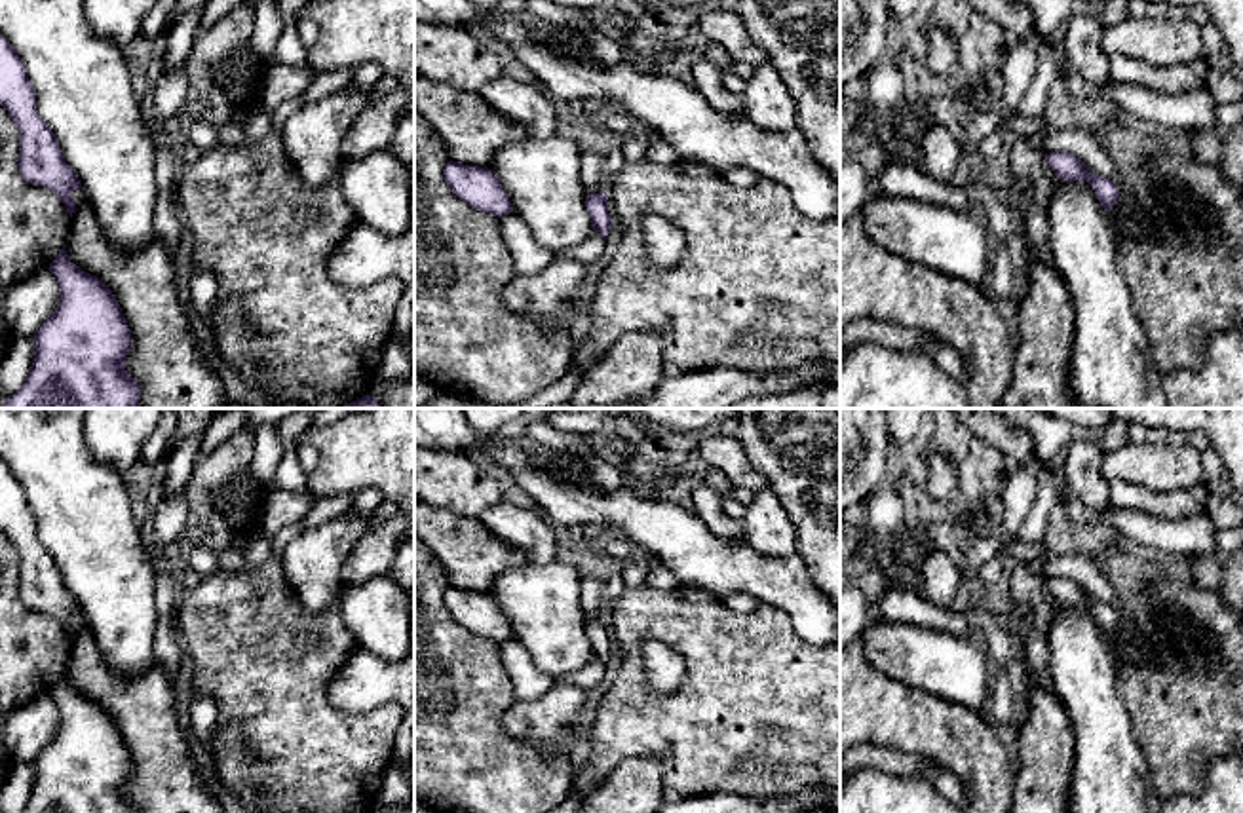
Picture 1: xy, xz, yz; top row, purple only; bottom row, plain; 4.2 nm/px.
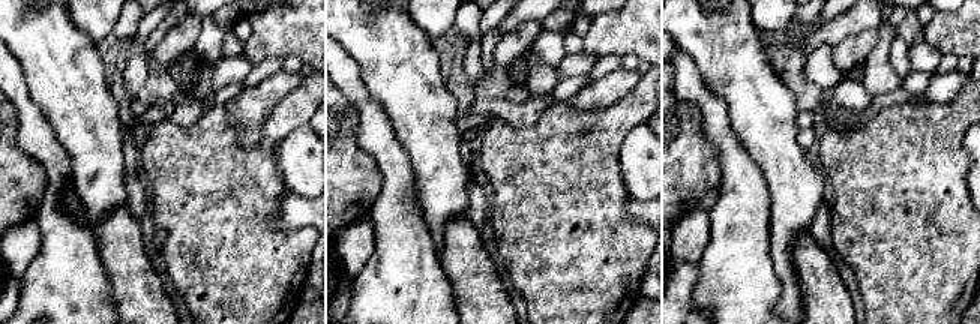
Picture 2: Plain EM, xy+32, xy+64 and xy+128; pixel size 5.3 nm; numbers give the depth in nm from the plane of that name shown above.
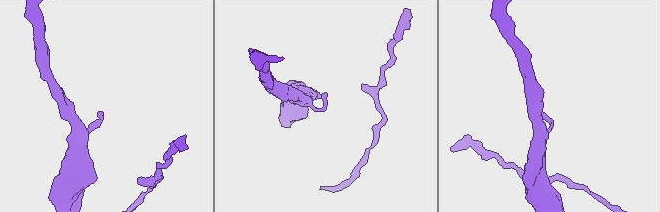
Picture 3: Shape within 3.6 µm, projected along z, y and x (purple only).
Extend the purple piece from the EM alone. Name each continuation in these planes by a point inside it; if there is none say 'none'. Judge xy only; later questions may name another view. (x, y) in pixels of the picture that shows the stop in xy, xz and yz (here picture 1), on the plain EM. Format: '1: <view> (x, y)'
none

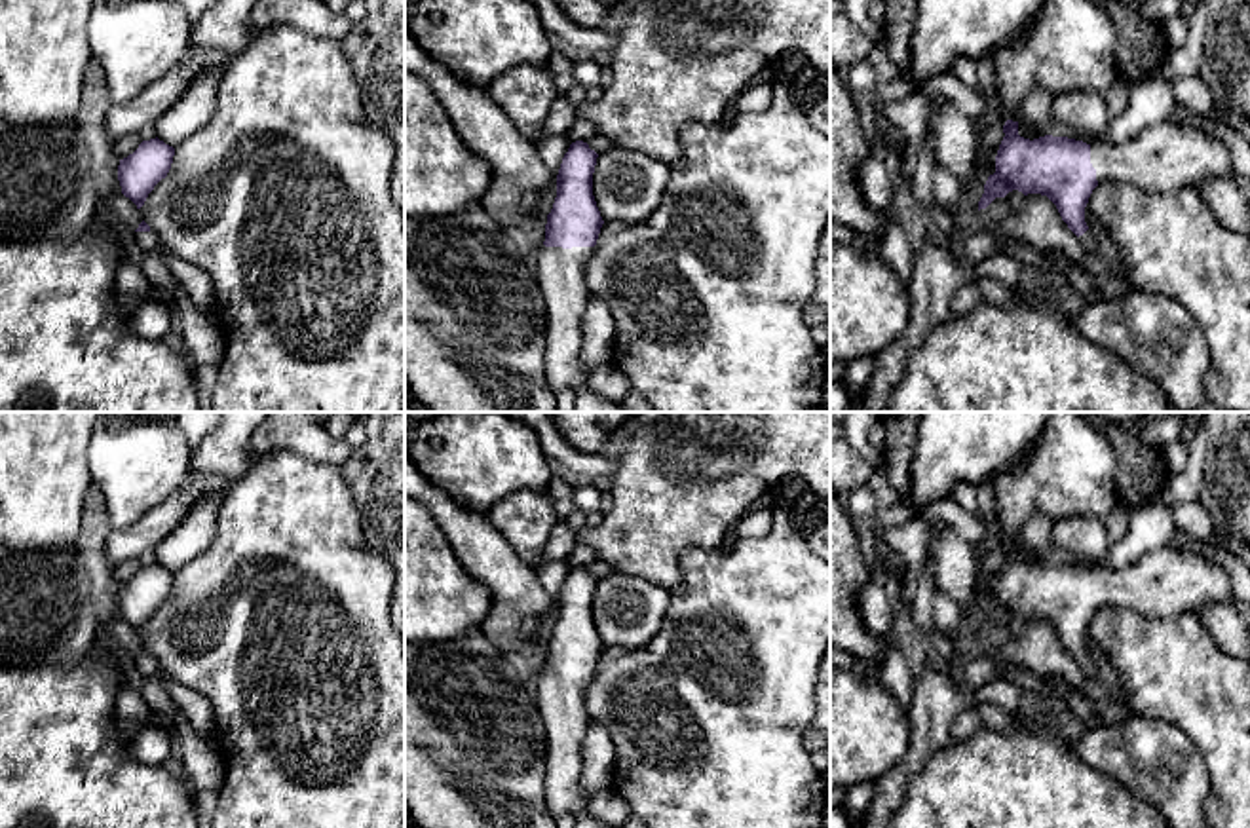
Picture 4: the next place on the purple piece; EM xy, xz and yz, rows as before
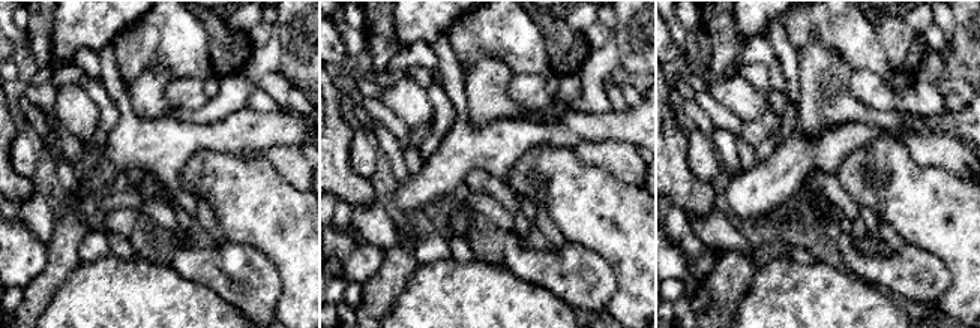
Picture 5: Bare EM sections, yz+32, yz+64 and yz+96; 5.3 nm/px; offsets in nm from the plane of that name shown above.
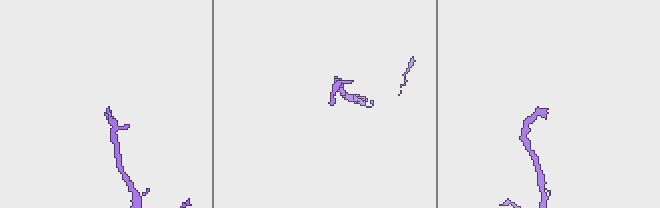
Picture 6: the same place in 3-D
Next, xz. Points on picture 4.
1: xz (561, 697)

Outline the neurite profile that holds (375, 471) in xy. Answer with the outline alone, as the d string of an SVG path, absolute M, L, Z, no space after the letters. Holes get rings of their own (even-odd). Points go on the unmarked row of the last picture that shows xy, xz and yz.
M363 412L361 420L367 439L353 448L340 471L361 511L367 545L384 555L395 570L391 621L405 632L405 412Z

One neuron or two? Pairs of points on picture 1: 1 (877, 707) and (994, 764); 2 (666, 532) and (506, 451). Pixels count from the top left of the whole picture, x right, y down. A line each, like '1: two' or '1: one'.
1: one
2: one

